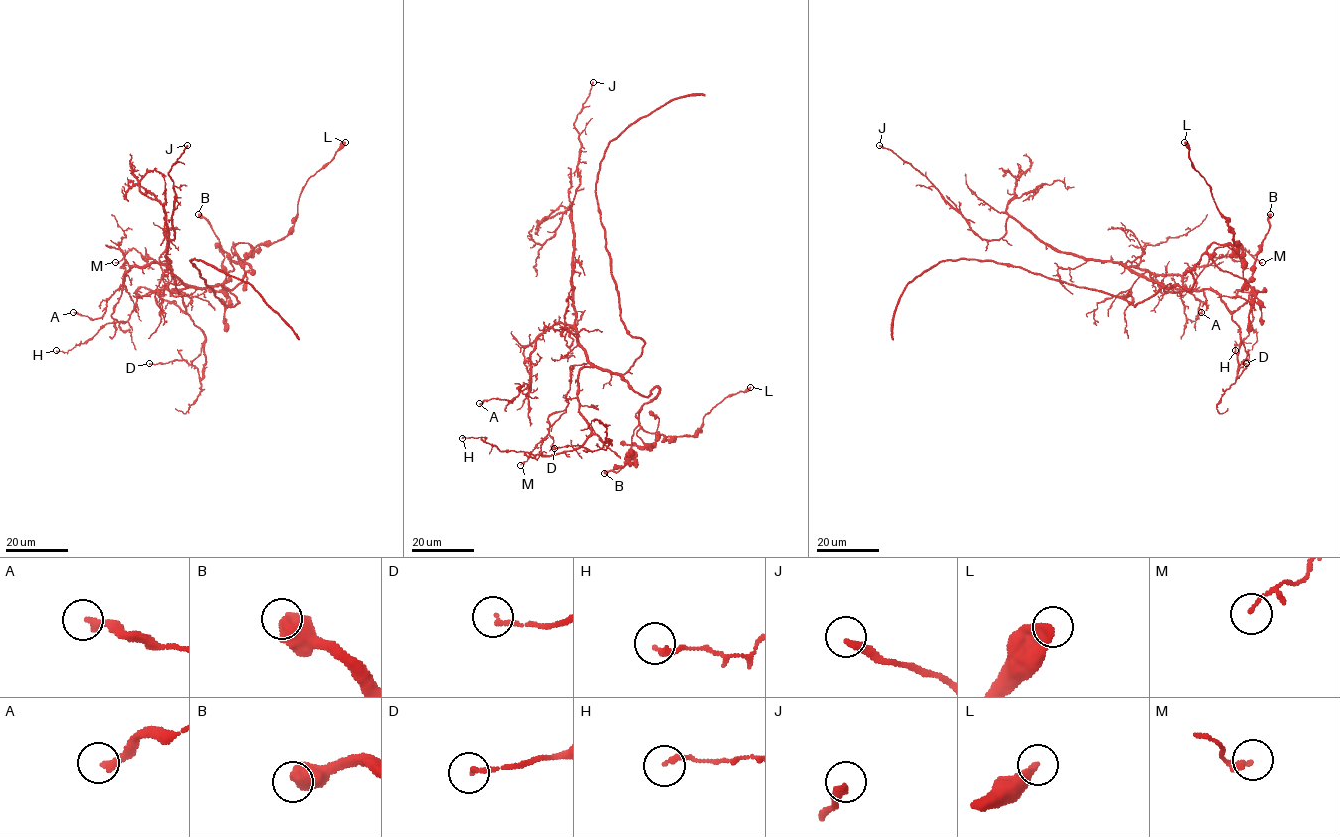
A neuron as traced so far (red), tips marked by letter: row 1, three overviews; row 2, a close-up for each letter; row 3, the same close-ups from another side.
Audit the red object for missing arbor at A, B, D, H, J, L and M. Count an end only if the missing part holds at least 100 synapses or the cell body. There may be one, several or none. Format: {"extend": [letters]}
{"extend": []}

